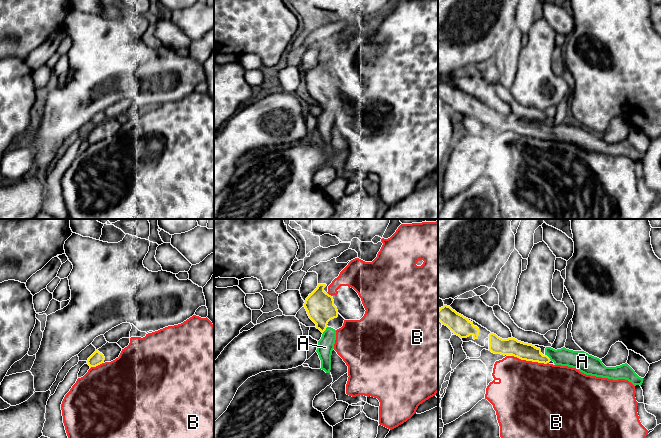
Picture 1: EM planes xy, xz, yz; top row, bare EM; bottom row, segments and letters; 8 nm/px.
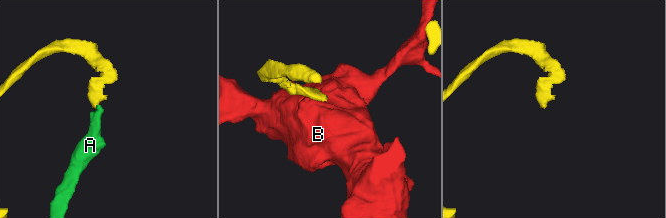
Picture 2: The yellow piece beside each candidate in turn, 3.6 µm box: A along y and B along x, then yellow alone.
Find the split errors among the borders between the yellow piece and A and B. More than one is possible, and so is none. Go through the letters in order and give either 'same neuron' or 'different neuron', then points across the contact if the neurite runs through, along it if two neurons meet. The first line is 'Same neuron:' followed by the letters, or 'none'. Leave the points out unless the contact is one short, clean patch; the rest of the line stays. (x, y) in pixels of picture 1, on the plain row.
Same neuron: A
A: same neuron | across xz (319, 81), (321, 101), (325, 105), (325, 123)
B: different neuron

